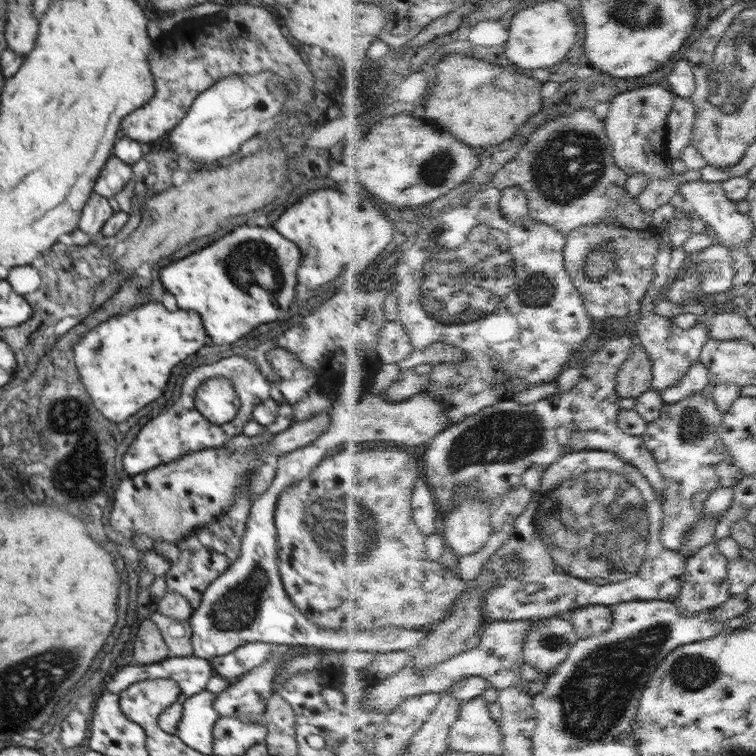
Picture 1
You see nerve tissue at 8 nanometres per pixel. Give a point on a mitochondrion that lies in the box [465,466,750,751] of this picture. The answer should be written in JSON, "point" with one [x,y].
{"point":[594,699]}

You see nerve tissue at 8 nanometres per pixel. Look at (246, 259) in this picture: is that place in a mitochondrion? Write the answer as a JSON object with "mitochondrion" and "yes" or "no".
{"mitochondrion":"yes"}

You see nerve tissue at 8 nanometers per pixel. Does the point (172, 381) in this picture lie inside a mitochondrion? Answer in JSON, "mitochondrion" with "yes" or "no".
{"mitochondrion":"no"}

